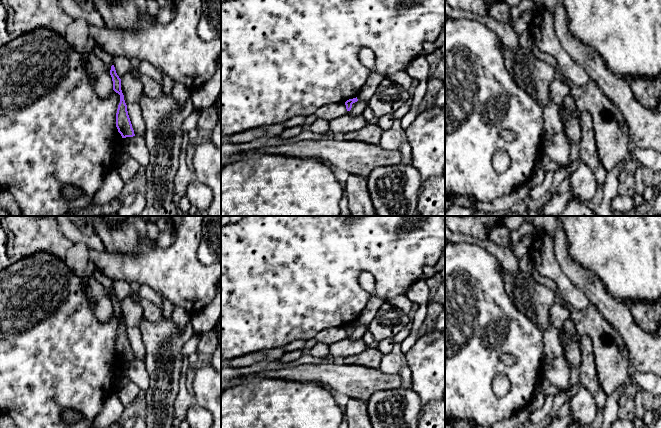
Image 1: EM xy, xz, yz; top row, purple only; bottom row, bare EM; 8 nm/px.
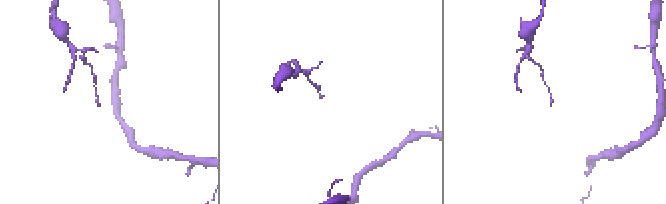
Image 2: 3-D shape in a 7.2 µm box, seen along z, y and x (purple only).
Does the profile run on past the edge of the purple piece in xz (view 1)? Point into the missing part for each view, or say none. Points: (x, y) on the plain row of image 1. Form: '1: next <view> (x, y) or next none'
1: next none

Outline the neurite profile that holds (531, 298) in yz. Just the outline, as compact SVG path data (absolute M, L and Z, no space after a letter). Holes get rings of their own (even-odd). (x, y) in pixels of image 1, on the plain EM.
M502 266L499 270L514 306L531 318L543 332L548 329L551 325L549 310L557 297L555 292L522 271L512 274Z

